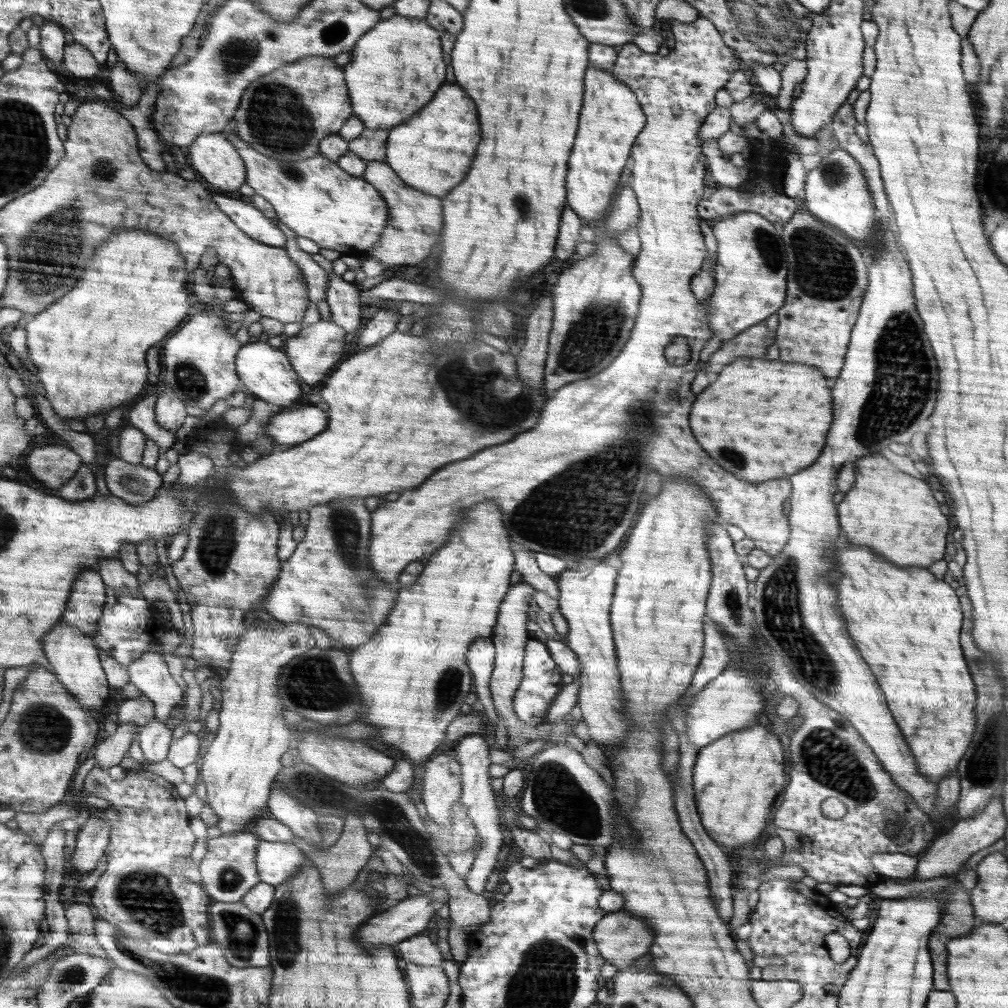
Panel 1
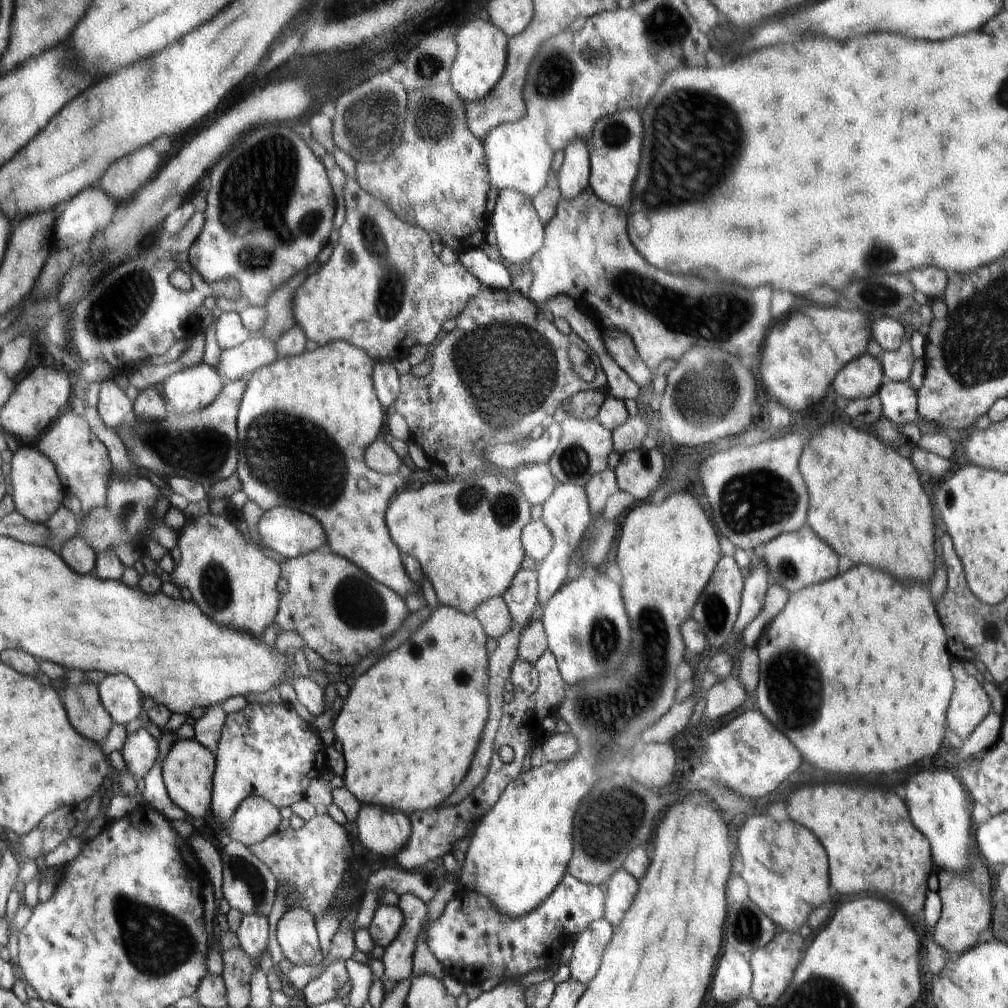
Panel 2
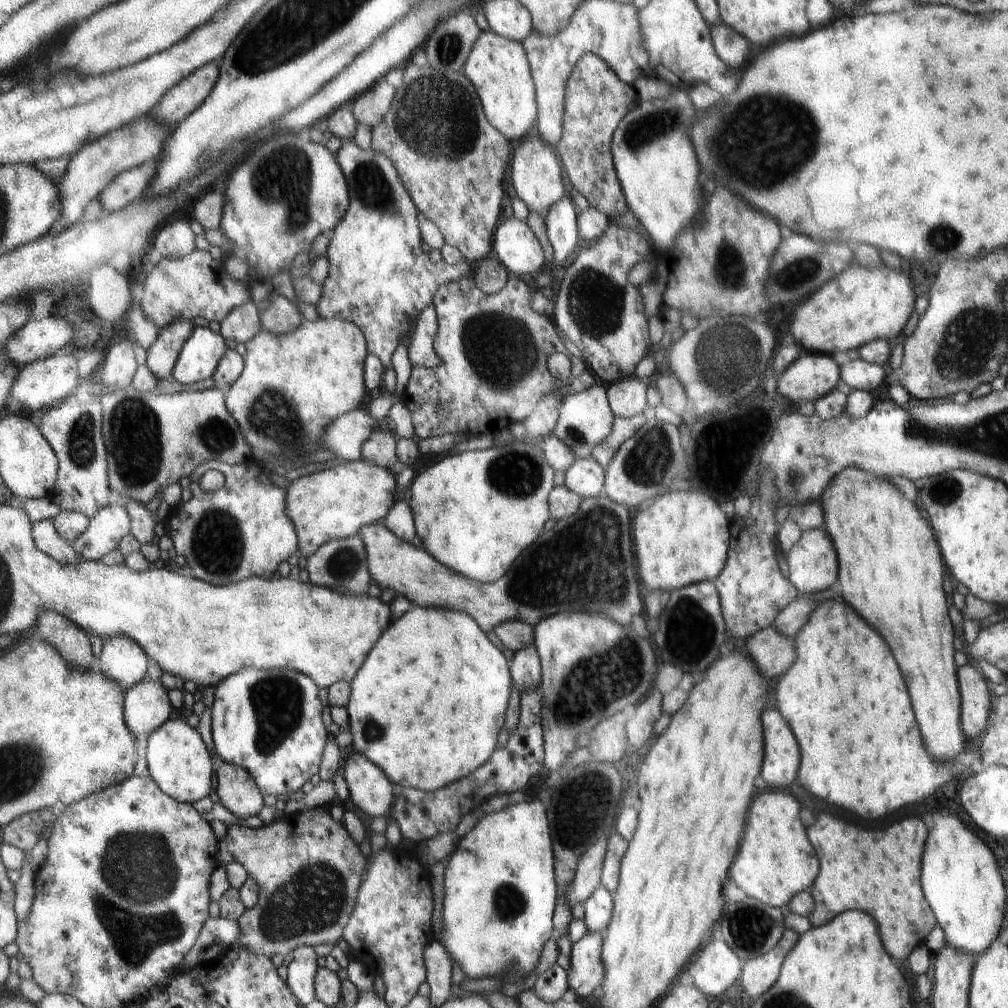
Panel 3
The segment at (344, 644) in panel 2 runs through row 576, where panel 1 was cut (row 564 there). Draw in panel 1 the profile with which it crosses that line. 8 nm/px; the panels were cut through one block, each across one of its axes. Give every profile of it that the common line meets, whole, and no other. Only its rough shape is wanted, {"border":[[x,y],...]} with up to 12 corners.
{"border":[[364,498],[309,510],[262,606],[358,647],[396,588]]}

